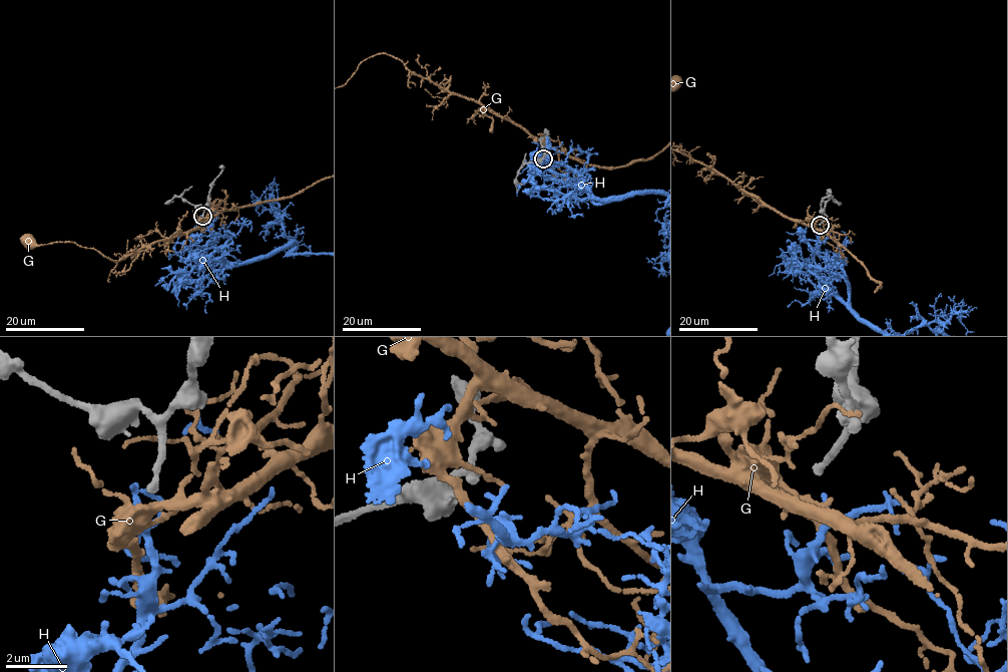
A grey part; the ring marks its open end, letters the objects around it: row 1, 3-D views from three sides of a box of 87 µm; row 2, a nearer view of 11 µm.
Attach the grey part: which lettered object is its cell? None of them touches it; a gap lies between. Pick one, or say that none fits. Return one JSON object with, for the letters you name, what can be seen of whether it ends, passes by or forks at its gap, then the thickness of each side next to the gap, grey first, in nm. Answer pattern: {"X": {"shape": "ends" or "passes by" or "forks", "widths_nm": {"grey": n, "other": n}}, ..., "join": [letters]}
{"join": []}

